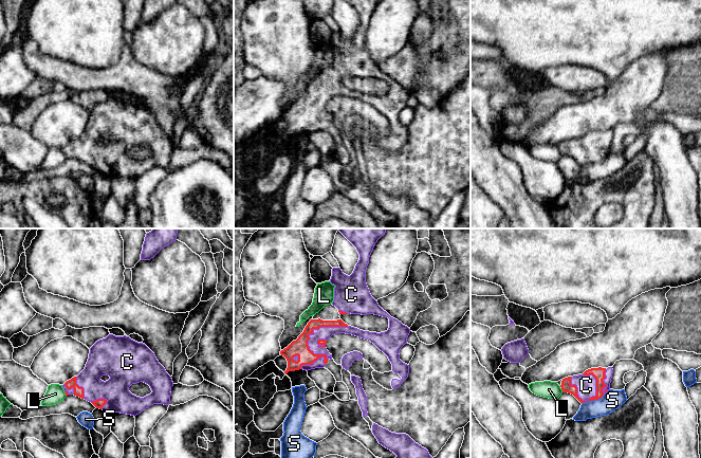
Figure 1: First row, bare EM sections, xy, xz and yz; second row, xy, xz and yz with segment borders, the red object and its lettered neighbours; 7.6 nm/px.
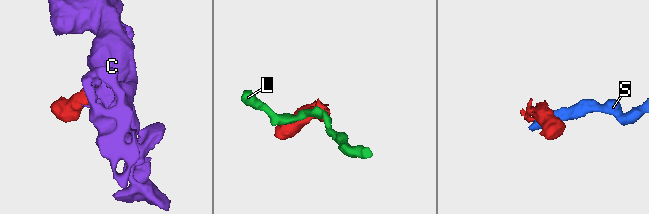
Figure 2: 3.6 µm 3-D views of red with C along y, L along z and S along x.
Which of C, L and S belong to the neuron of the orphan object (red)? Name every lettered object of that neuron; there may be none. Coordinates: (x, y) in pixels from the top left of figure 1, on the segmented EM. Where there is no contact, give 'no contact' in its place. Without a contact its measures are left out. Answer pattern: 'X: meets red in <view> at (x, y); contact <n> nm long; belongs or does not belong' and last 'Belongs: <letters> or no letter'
C: meets red in xz at (309, 339); contact 480 nm long; belongs
L: meets red in yz at (561, 389); contact 40 nm long; does not belong
S: meets red in yz at (594, 399); contact 220 nm long; does not belong
Belongs: C

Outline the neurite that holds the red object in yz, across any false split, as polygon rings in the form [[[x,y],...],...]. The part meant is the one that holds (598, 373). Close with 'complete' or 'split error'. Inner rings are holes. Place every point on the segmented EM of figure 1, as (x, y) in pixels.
[[[612,367],[591,368],[583,374],[568,377],[561,381],[562,392],[573,395],[580,403],[601,399],[609,389]]]; split error

